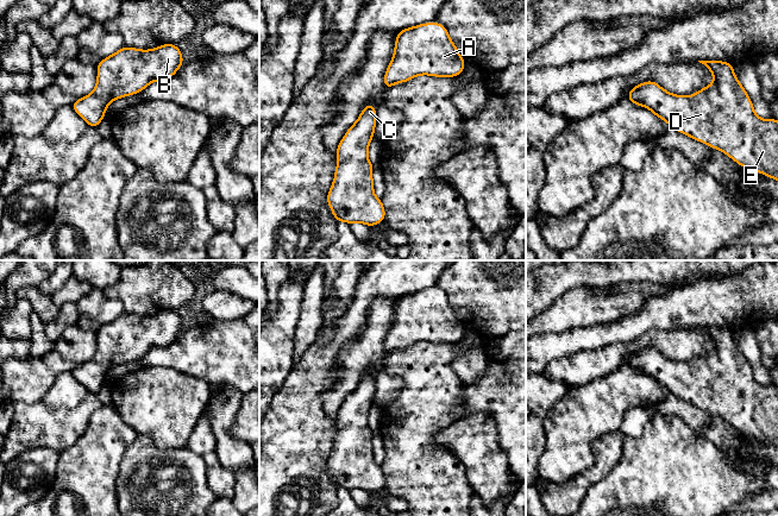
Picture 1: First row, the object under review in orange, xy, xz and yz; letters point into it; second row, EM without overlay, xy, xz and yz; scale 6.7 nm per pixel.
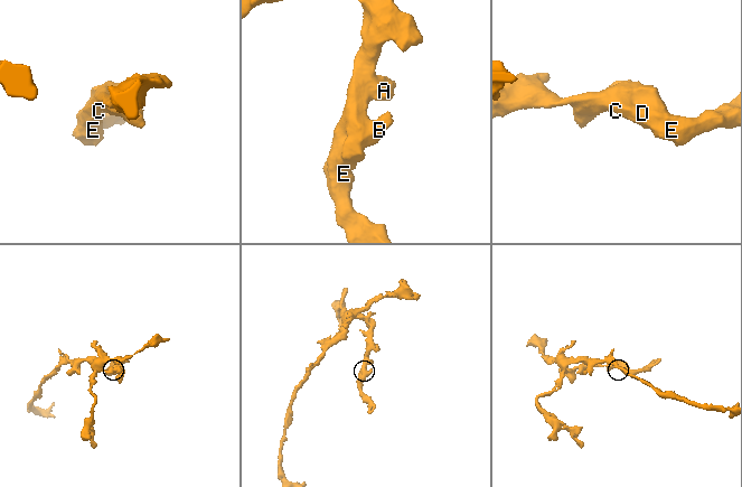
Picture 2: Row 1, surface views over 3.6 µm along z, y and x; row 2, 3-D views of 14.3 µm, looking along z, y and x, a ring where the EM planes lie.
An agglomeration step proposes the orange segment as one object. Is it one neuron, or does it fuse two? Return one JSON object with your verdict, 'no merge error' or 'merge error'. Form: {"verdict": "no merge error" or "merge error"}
{"verdict": "no merge error"}

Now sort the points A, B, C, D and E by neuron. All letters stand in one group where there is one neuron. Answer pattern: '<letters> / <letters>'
A B C D E

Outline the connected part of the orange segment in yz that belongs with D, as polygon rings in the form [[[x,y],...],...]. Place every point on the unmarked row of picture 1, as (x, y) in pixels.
[[[698,328],[713,339],[714,350],[689,364],[675,361],[657,348],[646,347],[633,353],[627,366],[648,375],[680,399],[721,416],[741,433],[778,447],[778,386],[765,386],[754,379],[752,367],[738,347],[732,329]]]

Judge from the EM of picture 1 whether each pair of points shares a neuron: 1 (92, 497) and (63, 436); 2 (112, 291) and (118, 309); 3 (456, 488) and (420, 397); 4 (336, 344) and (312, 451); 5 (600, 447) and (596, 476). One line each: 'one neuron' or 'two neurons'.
1: two neurons
2: two neurons
3: one neuron
4: one neuron
5: one neuron

